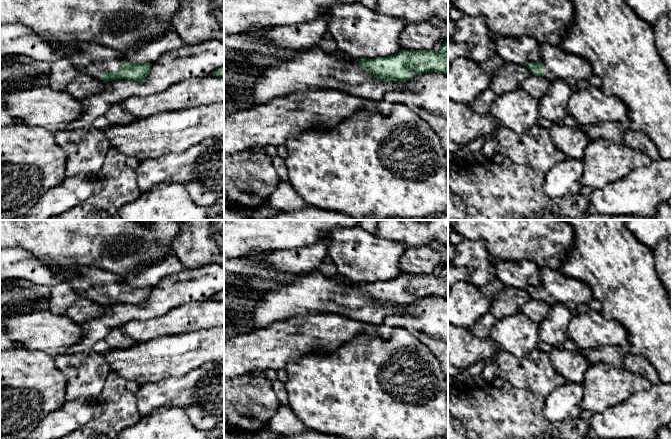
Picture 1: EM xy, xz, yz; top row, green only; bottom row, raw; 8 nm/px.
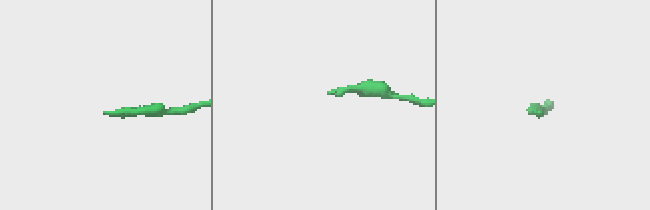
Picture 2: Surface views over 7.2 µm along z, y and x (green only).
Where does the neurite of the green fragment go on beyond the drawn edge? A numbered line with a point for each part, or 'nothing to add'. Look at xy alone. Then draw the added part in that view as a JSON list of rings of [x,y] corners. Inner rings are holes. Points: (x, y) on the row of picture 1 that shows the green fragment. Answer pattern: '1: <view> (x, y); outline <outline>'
1: xy (86, 55); outline [[[73,43],[71,47],[73,52],[67,56],[69,62],[82,74],[90,73],[97,79],[103,72],[117,72],[124,59],[124,52],[97,43]]]

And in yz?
1: yz (559, 65); outline [[[540,45],[540,61],[544,64],[544,77],[563,80],[571,87],[581,85],[593,75],[591,65],[579,55],[564,51],[560,46]]]

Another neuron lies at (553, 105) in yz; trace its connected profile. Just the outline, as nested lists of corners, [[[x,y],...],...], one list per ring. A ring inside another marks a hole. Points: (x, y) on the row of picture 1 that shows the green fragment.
[[[563,80],[550,81],[547,93],[539,100],[539,113],[553,124],[561,124],[568,114],[567,104],[572,87]]]

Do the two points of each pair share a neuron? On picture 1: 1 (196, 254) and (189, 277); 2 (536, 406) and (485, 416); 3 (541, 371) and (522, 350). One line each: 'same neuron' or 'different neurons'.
1: different neurons
2: same neuron
3: different neurons

